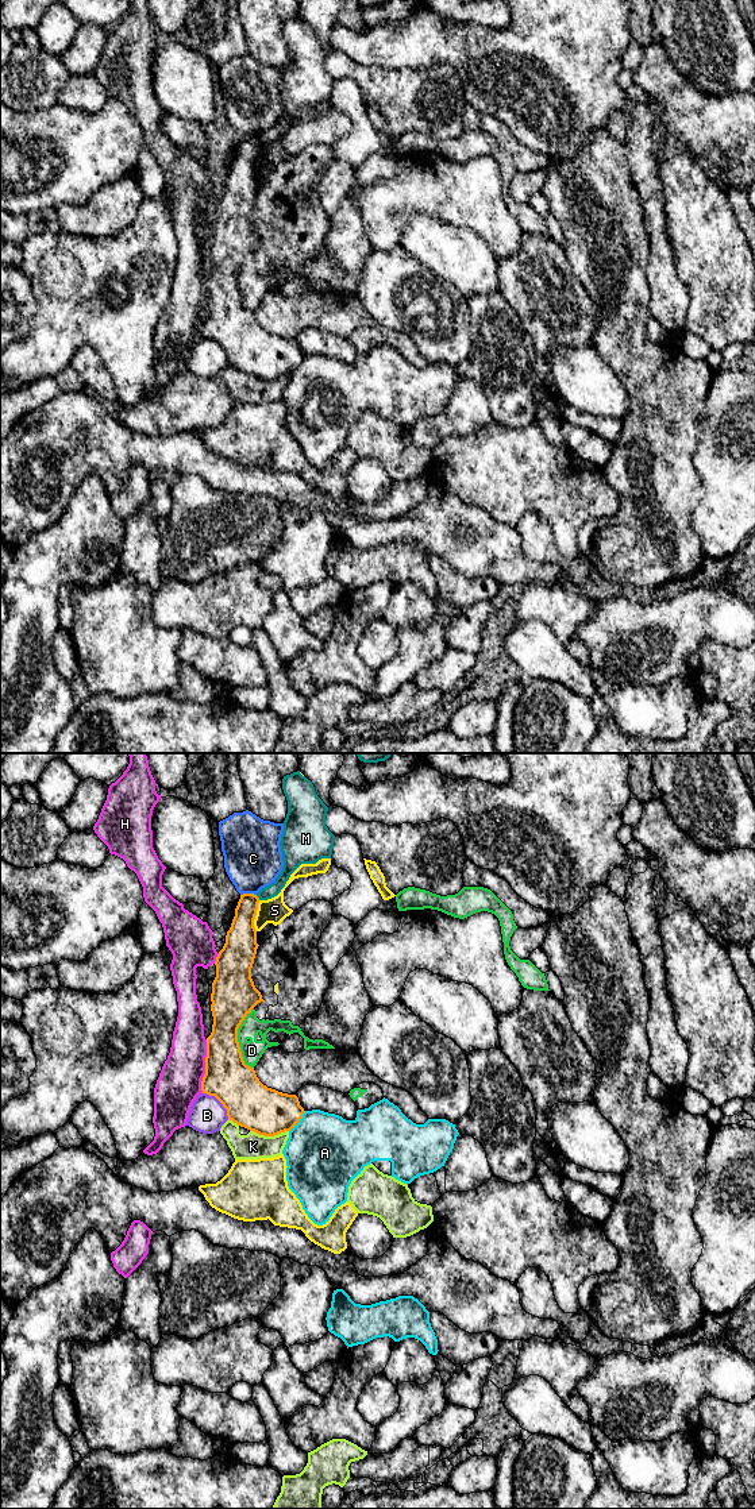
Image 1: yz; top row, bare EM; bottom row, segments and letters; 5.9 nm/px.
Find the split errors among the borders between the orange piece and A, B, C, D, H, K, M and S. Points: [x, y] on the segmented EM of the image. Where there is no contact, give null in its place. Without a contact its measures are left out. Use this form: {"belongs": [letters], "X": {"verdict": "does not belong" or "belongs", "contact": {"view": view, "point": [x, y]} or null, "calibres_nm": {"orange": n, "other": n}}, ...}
{"belongs": [], "A": {"verdict": "does not belong", "contact": {"view": "yz", "point": [297, 1122]}, "calibres_nm": {"orange": 280, "other": 460}}, "B": {"verdict": "does not belong", "contact": {"view": "yz", "point": [219, 1100]}, "calibres_nm": {"orange": 280, "other": 220}}, "C": {"verdict": "does not belong", "contact": {"view": "yz", "point": [247, 894]}, "calibres_nm": {"orange": 170, "other": 340}}, "D": {"verdict": "does not belong", "contact": {"view": "yz", "point": [237, 1038]}, "calibres_nm": {"orange": 280, "other": 130}}, "H": {"verdict": "does not belong", "contact": {"view": "yz", "point": [205, 1066]}, "calibres_nm": {"orange": 280, "other": 260}}, "K": {"verdict": "does not belong", "contact": {"view": "yz", "point": [269, 1135]}, "calibres_nm": {"orange": 280, "other": 160}}, "M": {"verdict": "does not belong", "contact": {"view": "yz", "point": [258, 898]}, "calibres_nm": {"orange": 180, "other": 80}}, "S": {"verdict": "does not belong", "contact": {"view": "yz", "point": [255, 914]}, "calibres_nm": {"orange": 200, "other": 150}}}

